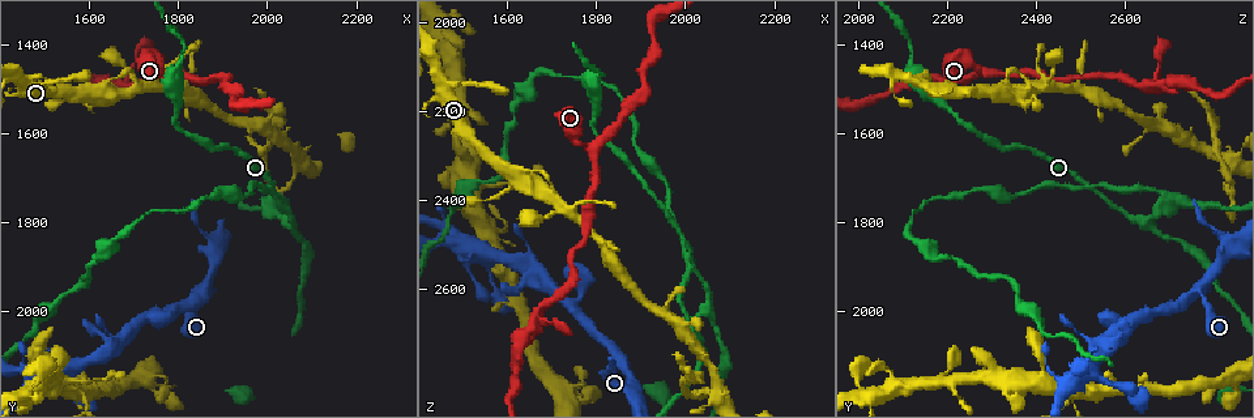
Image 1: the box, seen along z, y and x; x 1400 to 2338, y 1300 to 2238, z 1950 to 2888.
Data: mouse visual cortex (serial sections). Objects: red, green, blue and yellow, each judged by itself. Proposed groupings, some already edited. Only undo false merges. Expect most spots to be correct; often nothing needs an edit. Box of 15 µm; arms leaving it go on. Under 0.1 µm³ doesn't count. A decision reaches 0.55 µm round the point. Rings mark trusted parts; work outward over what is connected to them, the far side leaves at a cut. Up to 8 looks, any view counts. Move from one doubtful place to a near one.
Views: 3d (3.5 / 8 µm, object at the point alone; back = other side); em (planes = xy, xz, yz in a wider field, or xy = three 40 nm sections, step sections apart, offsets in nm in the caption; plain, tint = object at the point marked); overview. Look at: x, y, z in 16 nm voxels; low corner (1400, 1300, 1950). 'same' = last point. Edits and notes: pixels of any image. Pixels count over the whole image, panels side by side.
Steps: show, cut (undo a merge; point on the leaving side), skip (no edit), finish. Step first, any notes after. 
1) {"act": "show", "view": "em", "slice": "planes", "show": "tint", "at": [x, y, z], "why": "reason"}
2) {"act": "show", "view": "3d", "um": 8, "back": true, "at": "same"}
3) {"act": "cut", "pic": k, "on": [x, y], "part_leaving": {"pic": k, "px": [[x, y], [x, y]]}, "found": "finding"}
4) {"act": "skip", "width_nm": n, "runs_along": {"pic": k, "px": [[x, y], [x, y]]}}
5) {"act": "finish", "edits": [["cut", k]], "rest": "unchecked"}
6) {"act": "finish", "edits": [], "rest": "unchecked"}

{"act": "show", "view": "3d", "um": 3.5, "at": [1770, 1465, 2275], "why": "sudden change in width"}

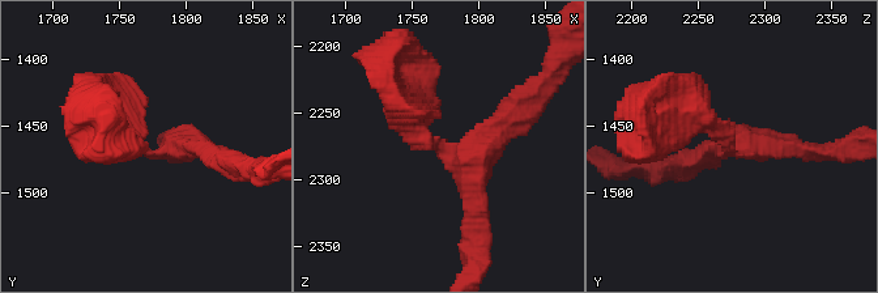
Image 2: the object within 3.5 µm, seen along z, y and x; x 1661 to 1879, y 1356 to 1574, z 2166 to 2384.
{"act": "show", "view": "em", "slice": "planes", "show": "tint", "at": [1772, 1470, 2276]}

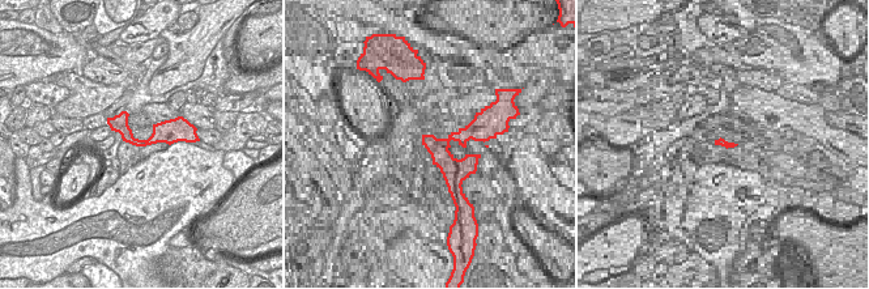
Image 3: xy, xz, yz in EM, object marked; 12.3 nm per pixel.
{"act": "skip", "runs_along": {"pic": 2, "px": [[406, 90], [476, 211]]}, "found": "continuous, no second cell"}

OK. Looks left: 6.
{"act": "show", "view": "3d", "um": 3.5, "at": [2015, 1720, 2520], "why": "two arms at a narrow angle"}

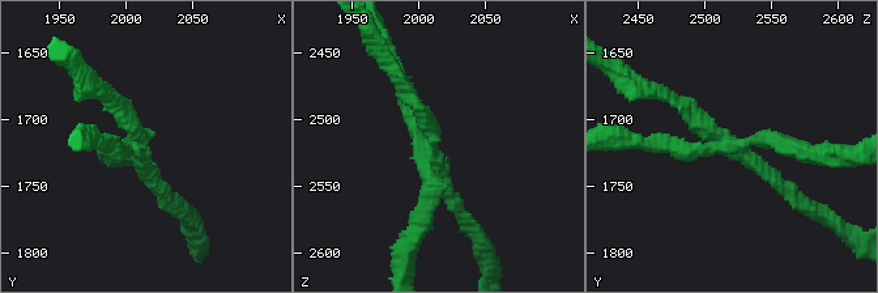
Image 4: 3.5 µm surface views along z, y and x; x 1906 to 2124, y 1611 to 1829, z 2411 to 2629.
{"act": "show", "view": "em", "slice": "xy", "step": 3, "show": "tint", "at": [2006, 1722, 2520]}

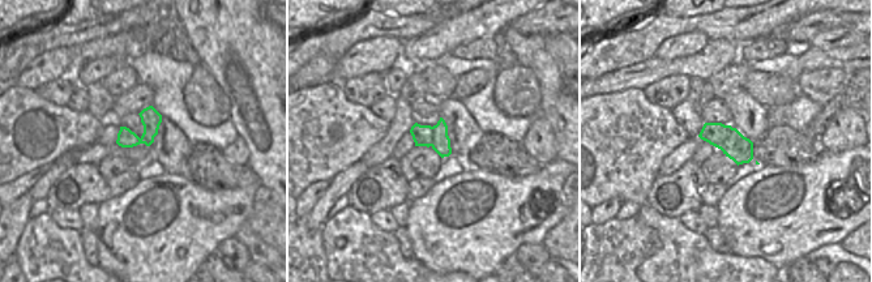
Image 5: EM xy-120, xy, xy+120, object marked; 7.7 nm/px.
{"act": "cut", "pic": 4, "on": [422, 208], "arms": 4, "part_leaving": {"pic": 4, "px": [[729, 148], [619, 136]]}, "found": "two cells meet here"}

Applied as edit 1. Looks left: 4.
{"act": "show", "view": "3d", "um": 3.5, "at": [2030, 1730, 2835], "why": "sharp bend"}

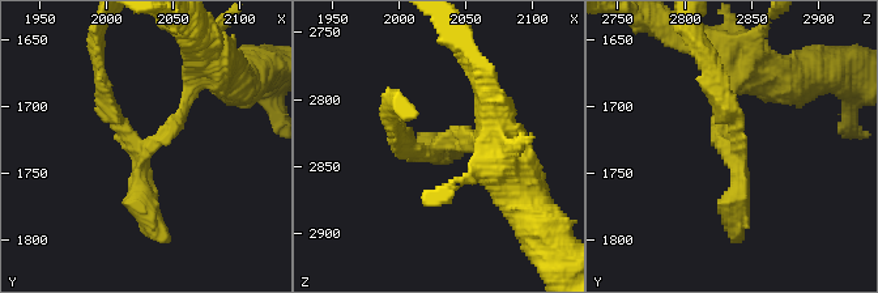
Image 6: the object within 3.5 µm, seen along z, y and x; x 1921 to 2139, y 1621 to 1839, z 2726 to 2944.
{"act": "skip", "runs_along": {"pic": 6, "px": [[485, 148], [421, 151], [392, 127]]}, "found": "continuous, no second cell"}

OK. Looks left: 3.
{"act": "finish", "edits": [["cut", 4]], "rest": "unchecked"}

